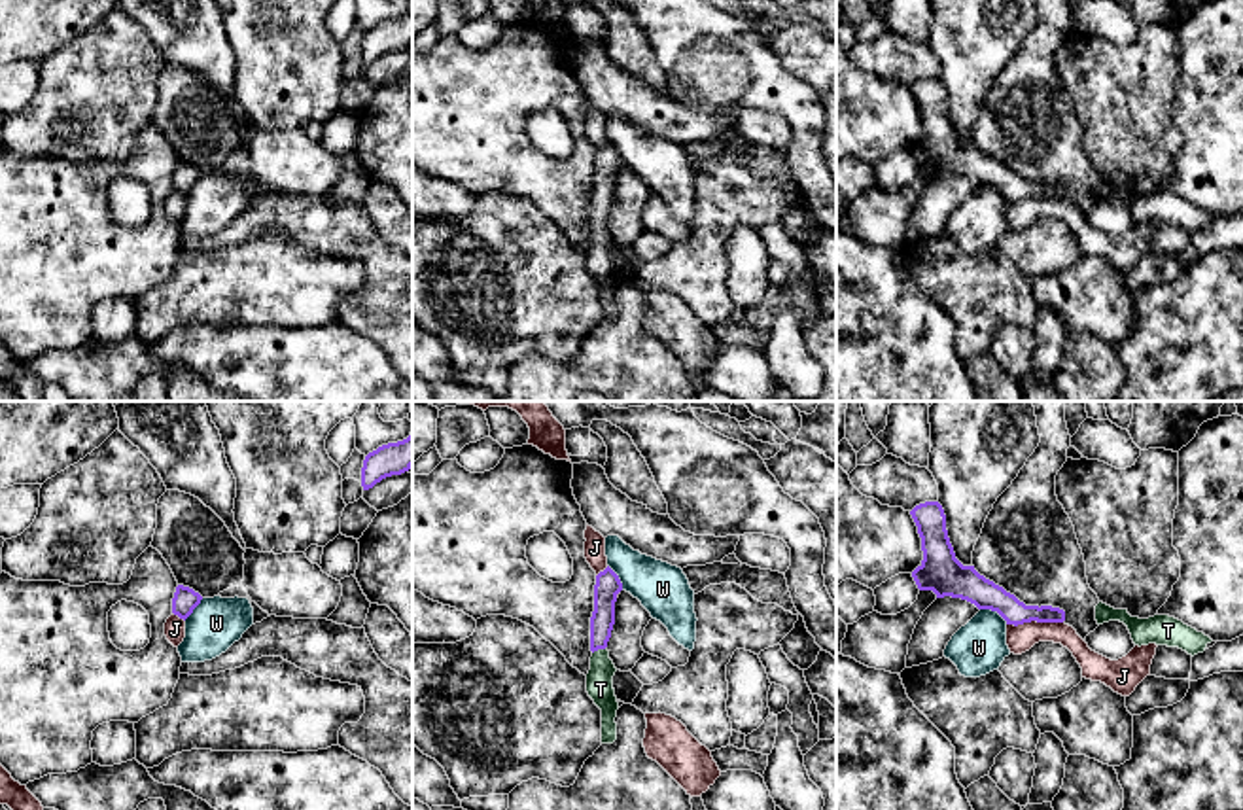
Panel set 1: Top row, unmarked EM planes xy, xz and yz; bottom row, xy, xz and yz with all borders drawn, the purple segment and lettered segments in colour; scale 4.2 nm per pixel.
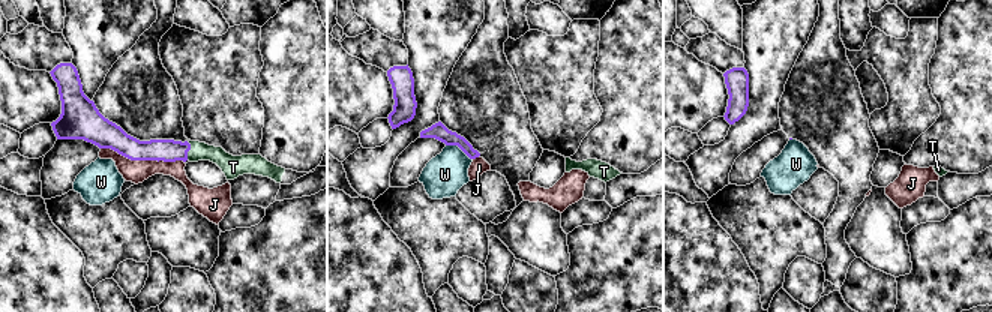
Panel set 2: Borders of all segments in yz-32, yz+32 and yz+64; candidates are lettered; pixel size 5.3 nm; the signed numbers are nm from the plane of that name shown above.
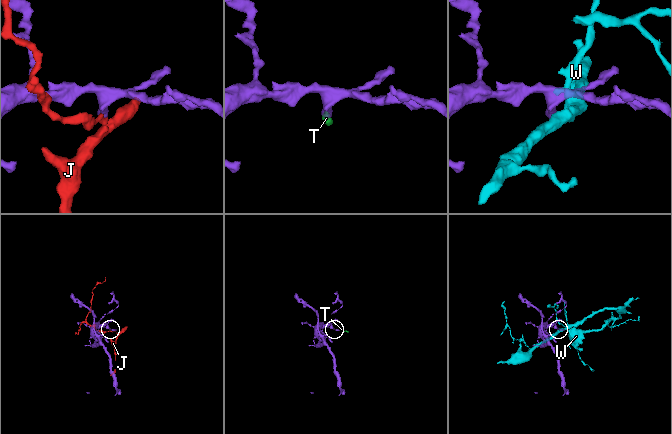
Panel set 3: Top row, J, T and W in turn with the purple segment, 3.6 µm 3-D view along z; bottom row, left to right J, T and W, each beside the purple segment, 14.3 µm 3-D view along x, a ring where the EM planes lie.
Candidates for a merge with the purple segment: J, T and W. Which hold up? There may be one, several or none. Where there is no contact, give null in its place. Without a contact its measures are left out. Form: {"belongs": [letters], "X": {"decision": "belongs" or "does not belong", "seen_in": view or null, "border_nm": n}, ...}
{"belongs": ["T"], "J": {"decision": "does not belong", "seen_in": "yz", "border_nm": 240}, "T": {"decision": "belongs", "seen_in": "xz", "border_nm": 70}, "W": {"decision": "does not belong", "seen_in": "yz", "border_nm": 140}}

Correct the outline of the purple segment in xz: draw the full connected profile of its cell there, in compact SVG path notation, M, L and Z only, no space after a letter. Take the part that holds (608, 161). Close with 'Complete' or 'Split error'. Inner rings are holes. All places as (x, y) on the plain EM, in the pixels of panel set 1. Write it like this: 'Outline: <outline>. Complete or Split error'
Outline: M607 142L596 151L594 187L590 193L590 246L586 250L586 269L602 286L602 320L617 316L617 286L619 278L613 265L617 248L609 235L607 218L615 201L615 178L622 167L619 151Z. Split error

